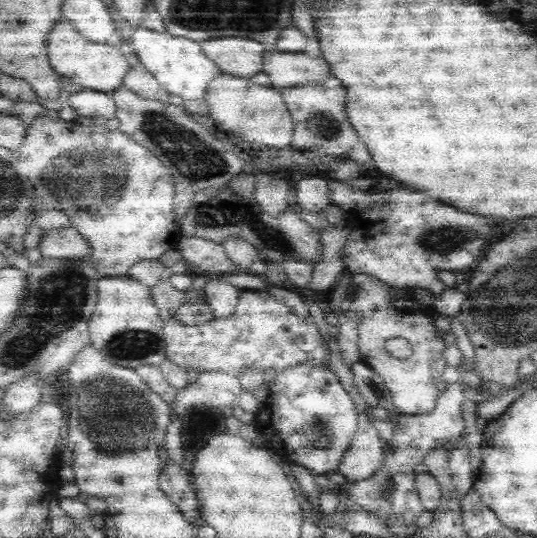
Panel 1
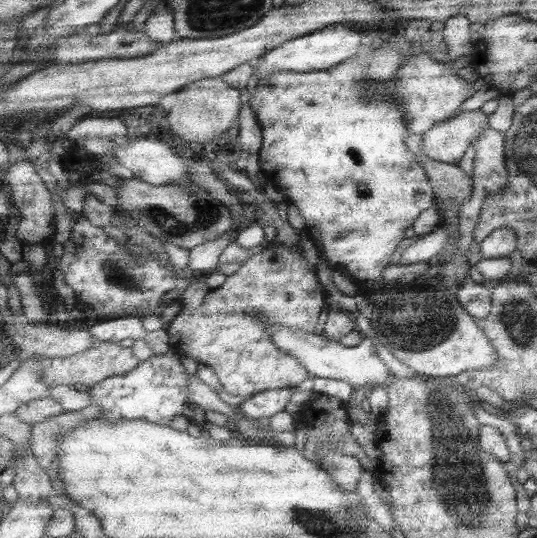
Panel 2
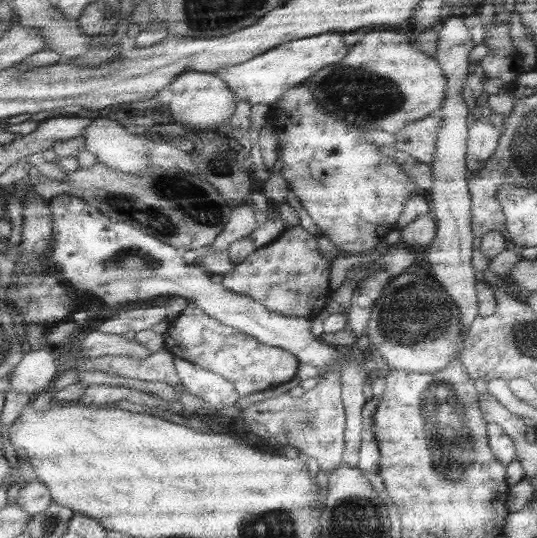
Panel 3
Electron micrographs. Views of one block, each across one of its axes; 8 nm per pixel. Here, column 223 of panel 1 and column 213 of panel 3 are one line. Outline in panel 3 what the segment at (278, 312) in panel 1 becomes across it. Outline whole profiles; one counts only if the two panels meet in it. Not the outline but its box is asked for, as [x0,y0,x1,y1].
[164,304,298,398]

